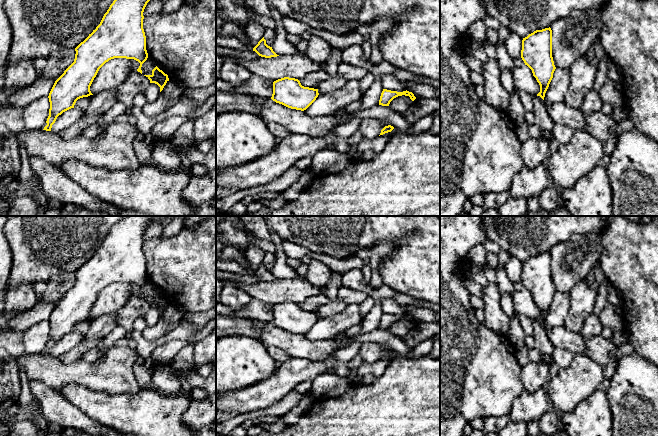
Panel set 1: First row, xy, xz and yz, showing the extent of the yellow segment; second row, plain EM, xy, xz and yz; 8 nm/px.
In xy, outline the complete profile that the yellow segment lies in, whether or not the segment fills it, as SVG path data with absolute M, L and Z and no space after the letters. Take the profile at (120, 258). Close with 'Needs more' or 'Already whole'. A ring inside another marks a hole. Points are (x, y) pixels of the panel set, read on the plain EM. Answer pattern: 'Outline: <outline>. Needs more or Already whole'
Outline: M126 216L113 225L96 253L75 272L74 286L55 305L48 320L49 340L43 354L51 355L59 339L74 332L78 323L93 319L90 310L99 293L109 284L114 282L134 283L140 287L137 295L142 298L142 288L148 282L143 253L143 236L147 227L157 218L158 216Z. Already whole

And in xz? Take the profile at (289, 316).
Outline: M284 301L273 306L271 323L288 332L304 335L318 319L318 313L304 311L298 303Z. Already whole

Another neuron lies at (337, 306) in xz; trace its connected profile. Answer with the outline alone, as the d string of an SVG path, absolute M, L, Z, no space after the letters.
M339 299L329 302L326 305L323 305L319 308L318 317L326 318L326 317L335 315L337 313L341 313L342 311L344 311L346 309L347 306L348 305L345 302L343 302Z

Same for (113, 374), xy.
M121 346L109 347L103 358L94 363L76 360L63 364L52 355L25 352L16 361L29 380L38 381L55 391L76 384L110 395L136 395L142 389L133 373L133 366L139 359L136 350Z

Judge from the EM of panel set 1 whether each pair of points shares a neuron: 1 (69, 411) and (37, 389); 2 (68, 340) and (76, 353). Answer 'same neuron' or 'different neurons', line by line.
1: same neuron
2: different neurons

